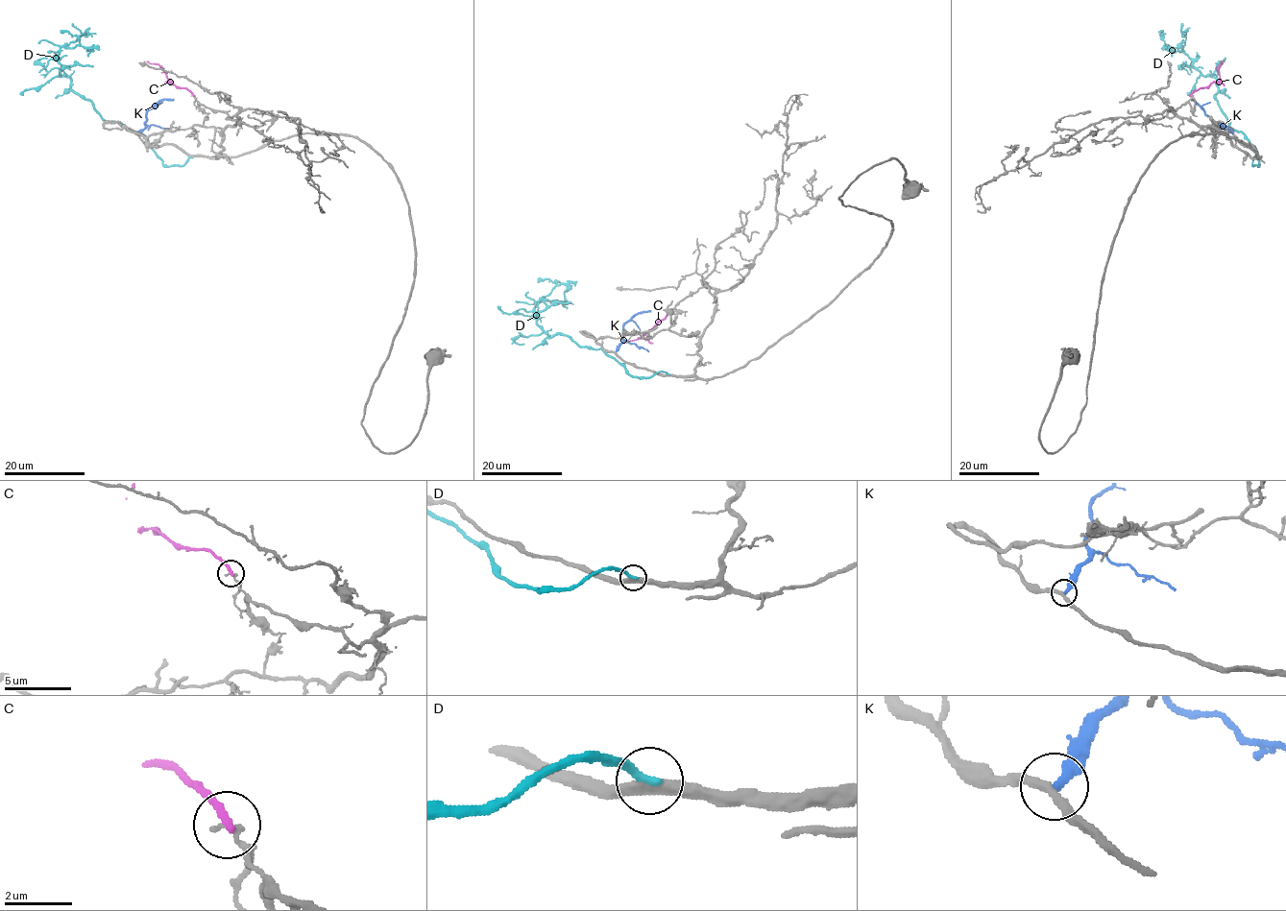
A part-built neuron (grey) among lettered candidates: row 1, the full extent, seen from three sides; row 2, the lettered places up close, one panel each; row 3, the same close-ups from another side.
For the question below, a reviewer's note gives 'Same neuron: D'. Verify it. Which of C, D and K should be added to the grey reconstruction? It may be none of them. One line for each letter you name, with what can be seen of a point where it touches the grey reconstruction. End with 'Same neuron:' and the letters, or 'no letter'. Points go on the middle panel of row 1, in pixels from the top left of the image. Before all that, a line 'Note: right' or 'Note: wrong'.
Note: wrong
Same neuron: no letter

